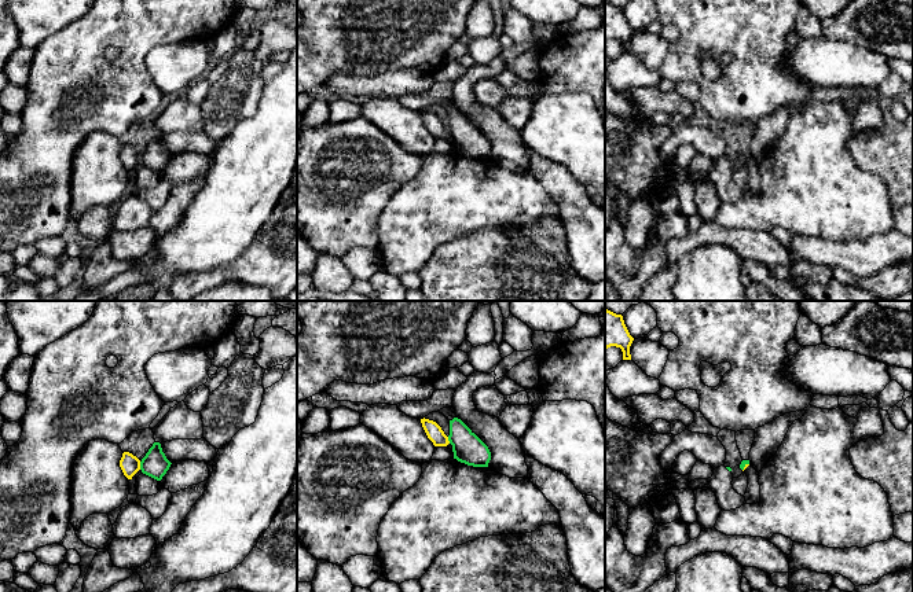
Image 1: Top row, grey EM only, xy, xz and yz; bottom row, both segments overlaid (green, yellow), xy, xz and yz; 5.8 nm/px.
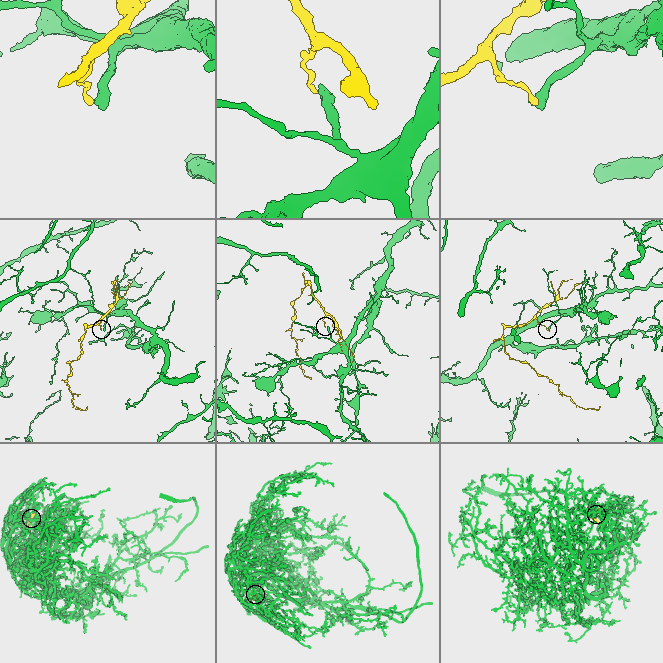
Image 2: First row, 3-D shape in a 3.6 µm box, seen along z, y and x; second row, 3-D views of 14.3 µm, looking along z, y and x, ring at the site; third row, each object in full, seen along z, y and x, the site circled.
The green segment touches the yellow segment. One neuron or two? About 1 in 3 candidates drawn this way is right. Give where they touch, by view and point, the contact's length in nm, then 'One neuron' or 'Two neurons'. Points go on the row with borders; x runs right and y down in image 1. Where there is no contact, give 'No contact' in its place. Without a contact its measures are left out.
Touches green at xy (140, 466). Shared border 50 nm. Two neurons

